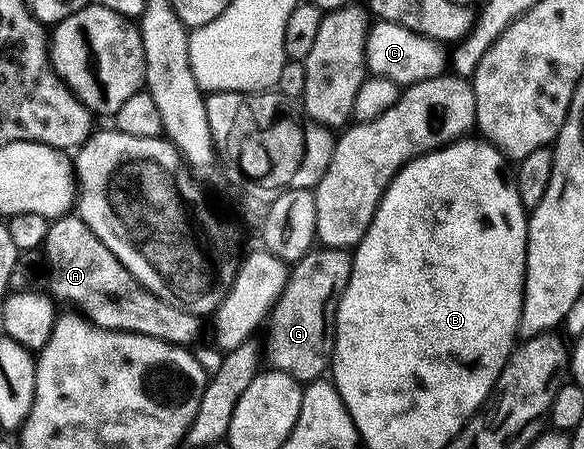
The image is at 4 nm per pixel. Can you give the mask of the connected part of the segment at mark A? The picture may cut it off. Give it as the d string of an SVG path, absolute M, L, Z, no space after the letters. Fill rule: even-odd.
M77 214L57 217L51 223L40 249L41 259L50 267L49 295L59 305L71 304L90 323L113 332L135 332L179 346L193 345L198 336L199 317L172 306L152 294L96 238L96 234ZM62 303L62 304L61 304Z

